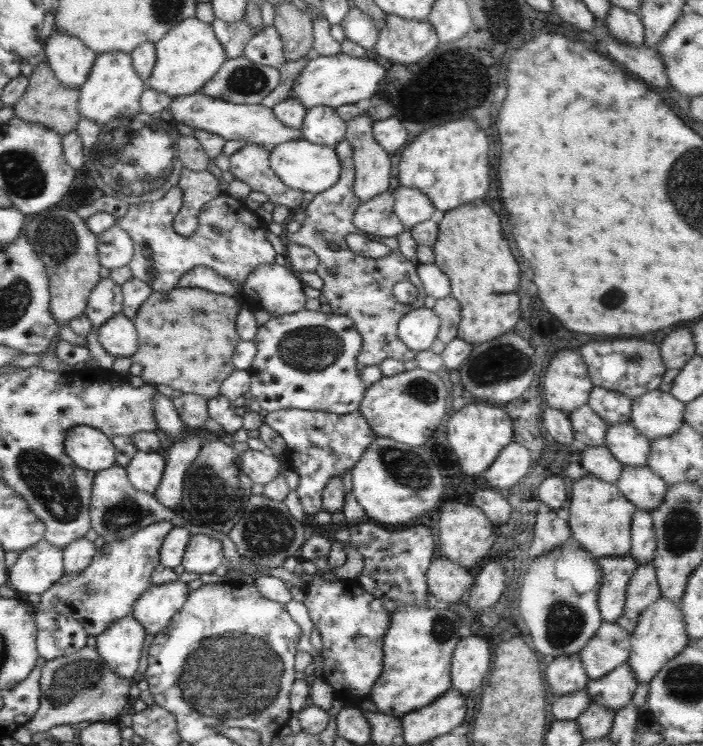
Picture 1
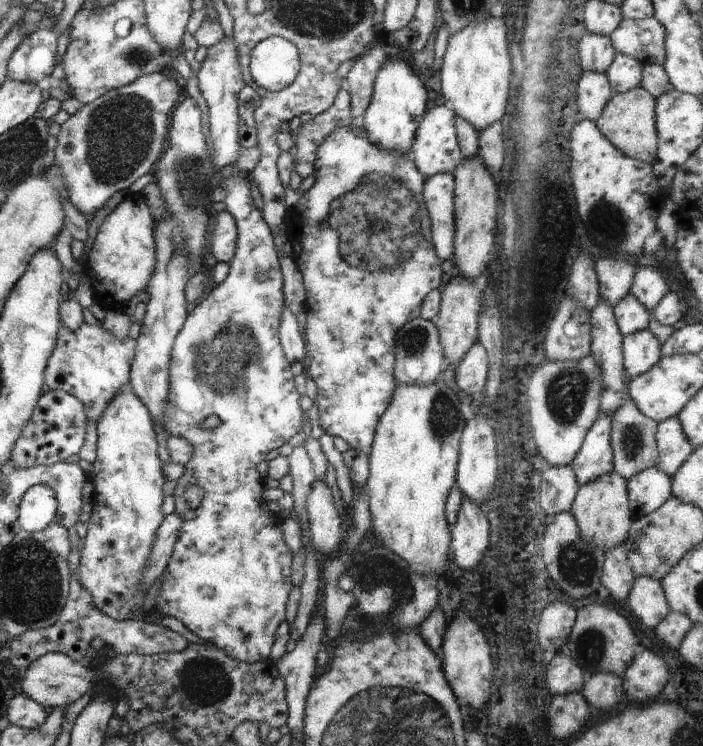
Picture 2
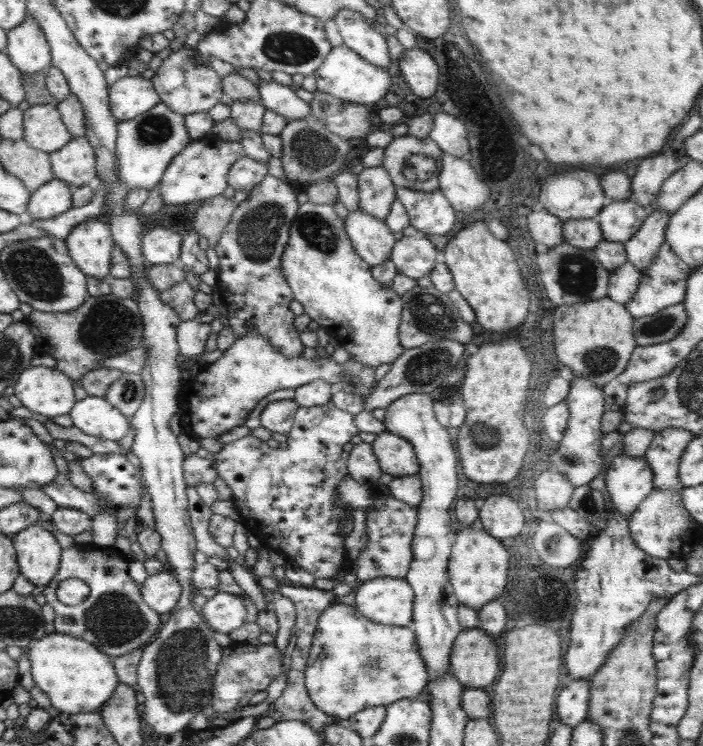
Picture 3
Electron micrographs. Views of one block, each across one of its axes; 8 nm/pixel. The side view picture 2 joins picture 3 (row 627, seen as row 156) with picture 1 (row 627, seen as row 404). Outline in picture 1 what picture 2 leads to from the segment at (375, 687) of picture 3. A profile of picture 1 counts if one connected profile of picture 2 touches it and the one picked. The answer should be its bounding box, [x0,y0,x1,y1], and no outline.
[303,577,389,704]

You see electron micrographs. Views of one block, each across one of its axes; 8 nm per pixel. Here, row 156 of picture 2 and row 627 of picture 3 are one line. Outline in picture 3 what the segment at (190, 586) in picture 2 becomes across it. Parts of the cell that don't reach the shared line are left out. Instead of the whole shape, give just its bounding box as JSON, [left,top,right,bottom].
[200,591,247,634]

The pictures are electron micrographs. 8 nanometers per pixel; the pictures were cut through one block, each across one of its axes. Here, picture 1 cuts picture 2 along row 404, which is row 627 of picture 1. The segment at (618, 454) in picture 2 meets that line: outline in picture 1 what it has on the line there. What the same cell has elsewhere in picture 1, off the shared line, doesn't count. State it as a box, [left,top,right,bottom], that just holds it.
[615,562,661,634]

